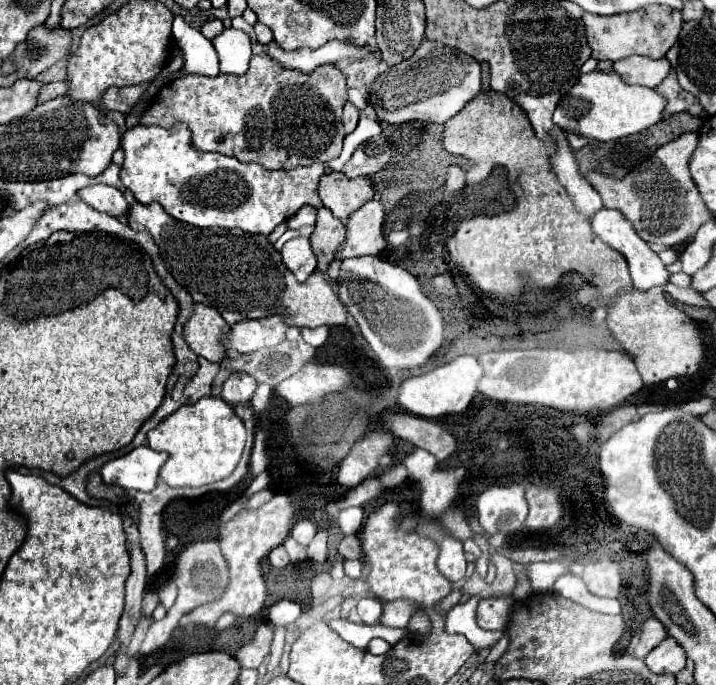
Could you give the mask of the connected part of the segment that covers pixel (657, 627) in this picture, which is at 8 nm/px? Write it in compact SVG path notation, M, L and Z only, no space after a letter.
M649 617L641 627L641 637L639 637L639 643L637 643L633 655L639 659L647 657L647 653L667 637L669 637L669 633L667 633L665 625L657 617Z

